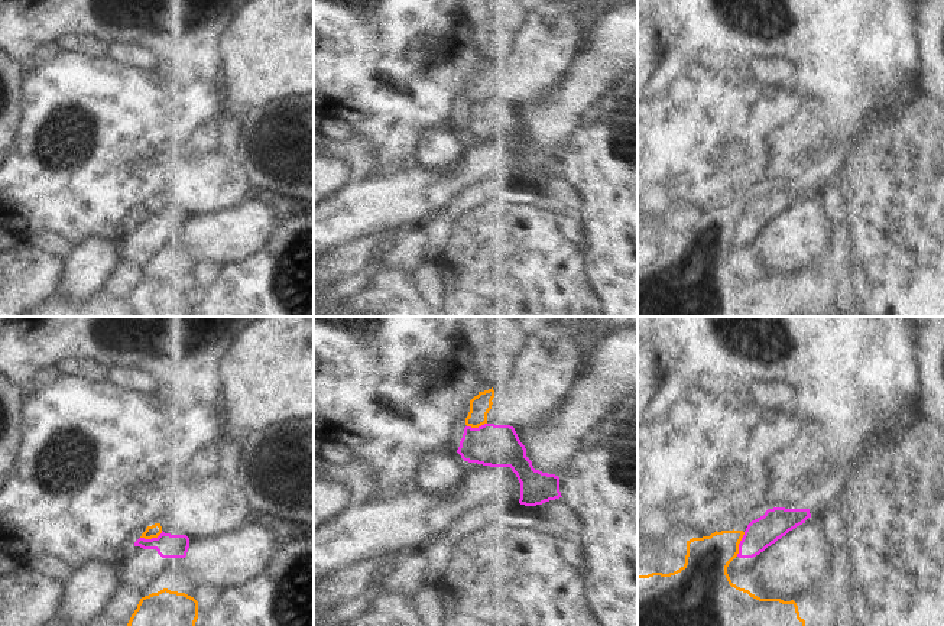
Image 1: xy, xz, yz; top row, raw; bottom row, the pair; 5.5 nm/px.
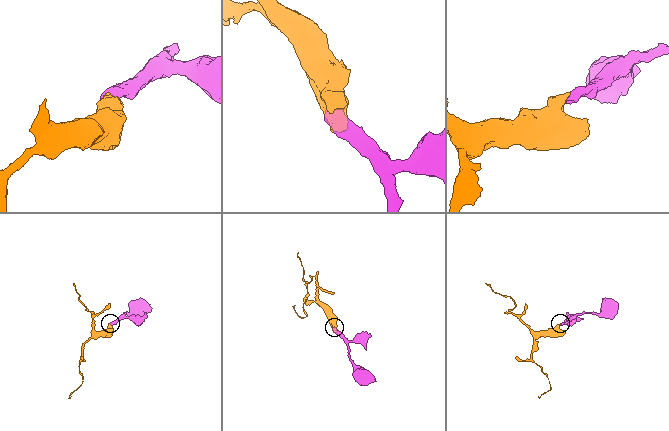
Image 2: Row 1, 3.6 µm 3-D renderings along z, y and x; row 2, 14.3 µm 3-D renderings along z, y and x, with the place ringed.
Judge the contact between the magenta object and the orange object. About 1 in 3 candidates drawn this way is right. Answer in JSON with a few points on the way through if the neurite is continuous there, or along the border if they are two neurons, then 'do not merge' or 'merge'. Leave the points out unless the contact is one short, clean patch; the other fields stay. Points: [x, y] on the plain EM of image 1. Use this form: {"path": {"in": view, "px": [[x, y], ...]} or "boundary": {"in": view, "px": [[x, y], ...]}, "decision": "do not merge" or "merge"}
{"boundary": {"in": "yz", "px": [[745, 208], [736, 232]]}, "decision": "do not merge"}

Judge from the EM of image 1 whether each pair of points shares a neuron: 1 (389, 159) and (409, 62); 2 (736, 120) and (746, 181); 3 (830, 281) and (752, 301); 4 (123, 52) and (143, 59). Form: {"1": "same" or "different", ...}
{"1": "same", "2": "different", "3": "same", "4": "same"}

